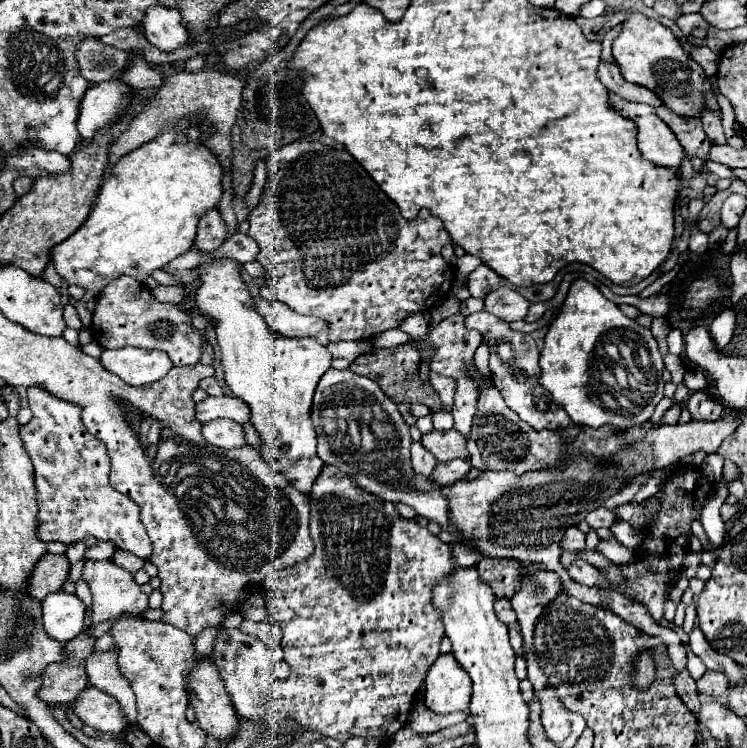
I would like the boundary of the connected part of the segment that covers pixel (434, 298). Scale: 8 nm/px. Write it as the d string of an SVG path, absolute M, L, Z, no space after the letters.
M294 140L286 144L284 148L276 150L274 154L268 156L268 180L266 180L266 190L264 198L260 204L248 214L250 230L248 234L258 242L260 252L256 260L266 268L266 282L260 288L260 294L266 300L272 302L282 302L296 310L298 314L308 314L322 318L328 322L328 340L340 342L340 340L366 340L372 338L384 330L398 328L404 318L416 312L428 312L436 302L444 300L450 294L450 288L454 284L454 272L450 264L442 258L442 248L450 244L450 234L446 232L444 224L440 218L432 216L428 210L420 212L414 220L404 220L402 214L398 212L398 206L376 186L376 182L368 176L368 172L346 152L346 150L336 150L334 146L326 146L320 142L310 142L310 140Z

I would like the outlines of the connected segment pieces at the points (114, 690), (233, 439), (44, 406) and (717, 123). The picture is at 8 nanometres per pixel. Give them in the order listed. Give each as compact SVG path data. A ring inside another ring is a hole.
M112 648L108 652L94 652L86 660L86 674L92 686L114 696L130 726L130 724L136 724L136 698L128 680L118 672L116 654L118 654L118 648Z
M212 420L202 426L204 438L218 448L242 448L246 444L242 426L232 420Z
M28 388L28 404L34 416L20 428L20 436L34 464L38 492L36 536L44 542L64 544L74 544L84 536L94 536L96 540L110 540L116 548L148 560L152 554L152 542L140 524L138 508L128 500L128 496L116 492L108 484L110 458L104 442L84 428L80 408L58 400L40 388Z
M704 108L704 110L702 110L702 122L704 122L704 132L706 132L706 136L708 136L714 144L726 144L720 114L716 114L716 112L710 110L710 108Z

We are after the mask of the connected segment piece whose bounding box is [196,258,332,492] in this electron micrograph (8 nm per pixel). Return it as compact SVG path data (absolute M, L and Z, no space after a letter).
M228 258L210 260L200 264L200 288L196 292L198 308L210 318L216 320L216 338L222 354L224 380L230 392L244 400L250 408L250 424L256 428L258 438L262 440L260 454L262 458L284 477L296 490L308 492L320 474L324 462L316 456L316 430L310 420L312 396L318 380L330 368L332 354L312 338L280 338L266 324L260 314L252 308L252 294L238 274L238 264Z

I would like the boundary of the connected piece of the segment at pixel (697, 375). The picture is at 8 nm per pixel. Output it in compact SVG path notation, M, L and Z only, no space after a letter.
M688 370L684 374L684 384L690 392L698 392L698 390L706 390L706 378L700 370Z

